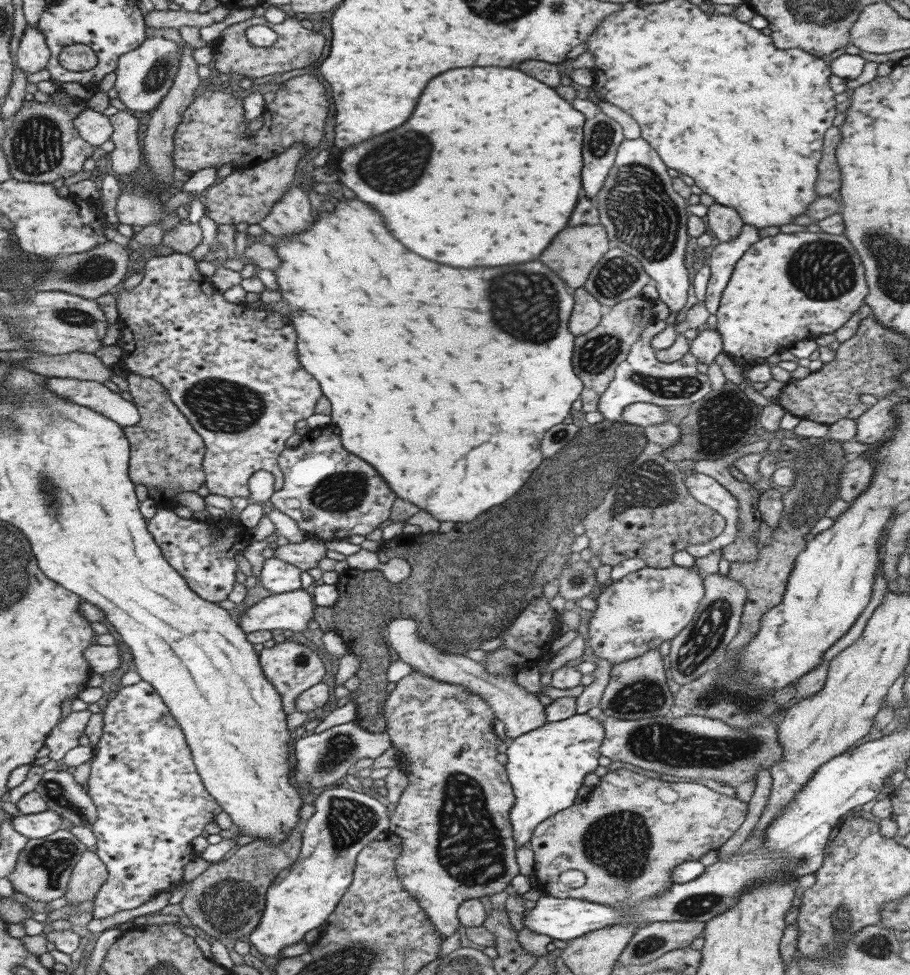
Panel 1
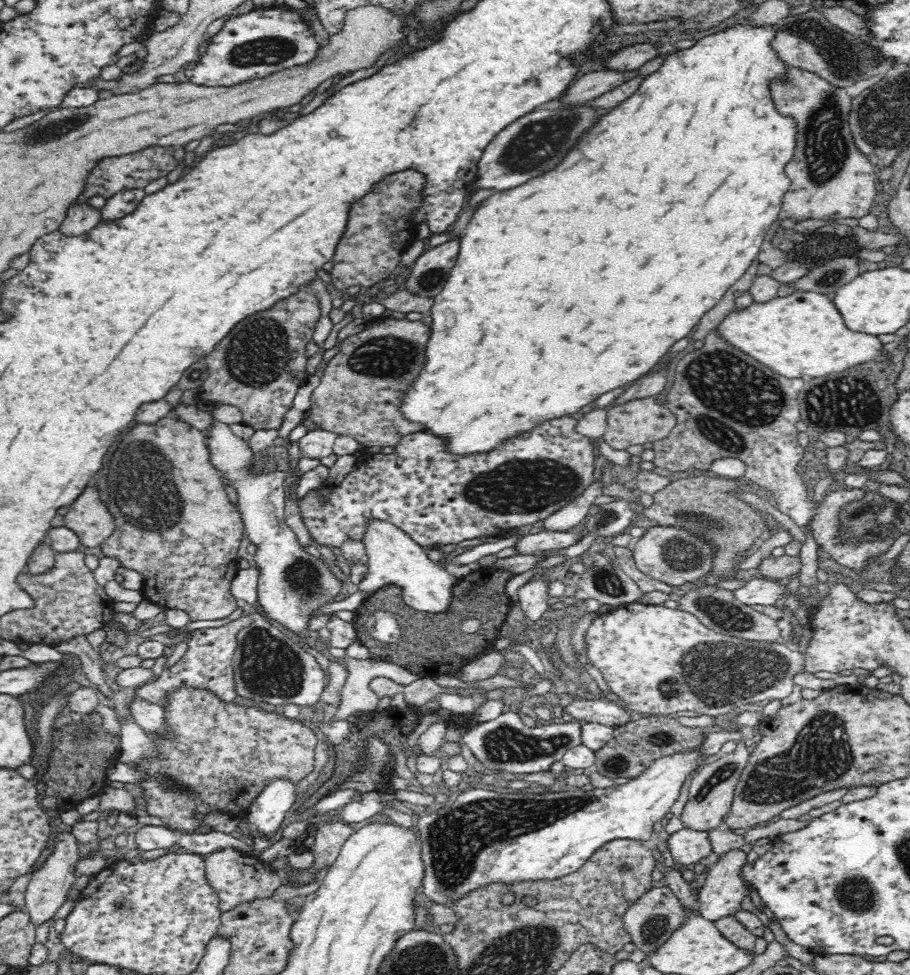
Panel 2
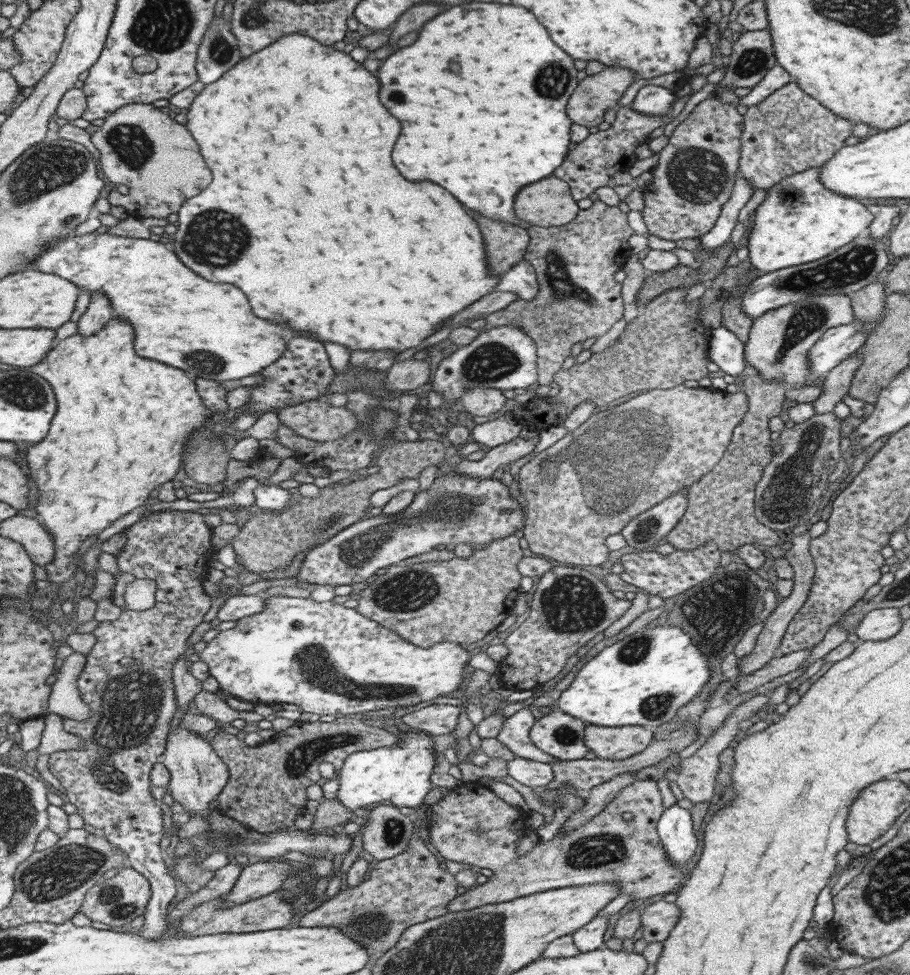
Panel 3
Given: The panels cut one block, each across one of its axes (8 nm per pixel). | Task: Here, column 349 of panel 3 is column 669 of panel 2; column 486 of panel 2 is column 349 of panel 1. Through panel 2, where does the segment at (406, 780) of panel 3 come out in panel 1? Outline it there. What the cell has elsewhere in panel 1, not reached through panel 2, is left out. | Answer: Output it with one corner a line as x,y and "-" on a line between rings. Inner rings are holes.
323,787
322,789
323,792
314,800
314,816
303,825
301,851
298,858
288,868
279,872
268,887
265,911
262,913
259,925
249,934
250,942
266,957
282,957
279,954
282,948
304,940
306,932
326,922
353,881
358,853
371,840
389,830
388,809
377,799
345,800
344,792
338,788

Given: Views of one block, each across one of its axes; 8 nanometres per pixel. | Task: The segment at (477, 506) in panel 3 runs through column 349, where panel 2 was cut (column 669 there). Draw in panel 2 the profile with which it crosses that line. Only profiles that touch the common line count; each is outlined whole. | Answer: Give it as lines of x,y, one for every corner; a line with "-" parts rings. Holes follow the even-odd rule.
677,526
650,527
639,539
633,541
633,559
636,568
654,580
670,586
682,586
702,578
713,565
715,548
689,531

